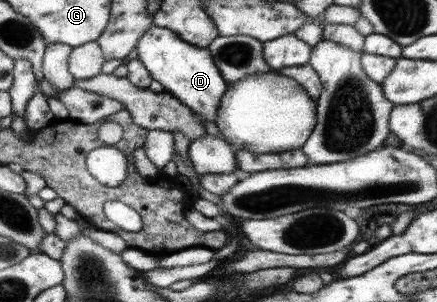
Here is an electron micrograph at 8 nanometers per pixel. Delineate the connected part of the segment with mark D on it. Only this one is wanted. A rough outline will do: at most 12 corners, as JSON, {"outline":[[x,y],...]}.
{"outline":[[152,23],[137,58],[164,91],[216,123],[228,88],[208,48]]}

